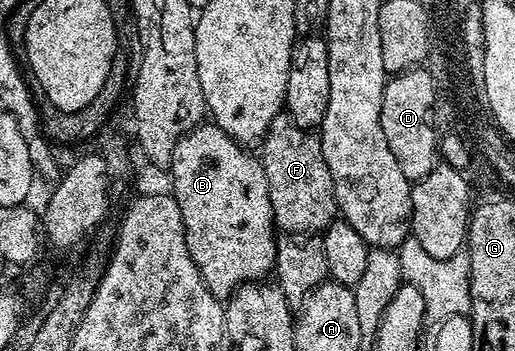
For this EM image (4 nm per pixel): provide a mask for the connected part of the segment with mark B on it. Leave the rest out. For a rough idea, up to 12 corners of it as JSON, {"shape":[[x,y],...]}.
{"shape":[[215,123],[180,138],[170,192],[221,299],[276,267],[259,156]]}

